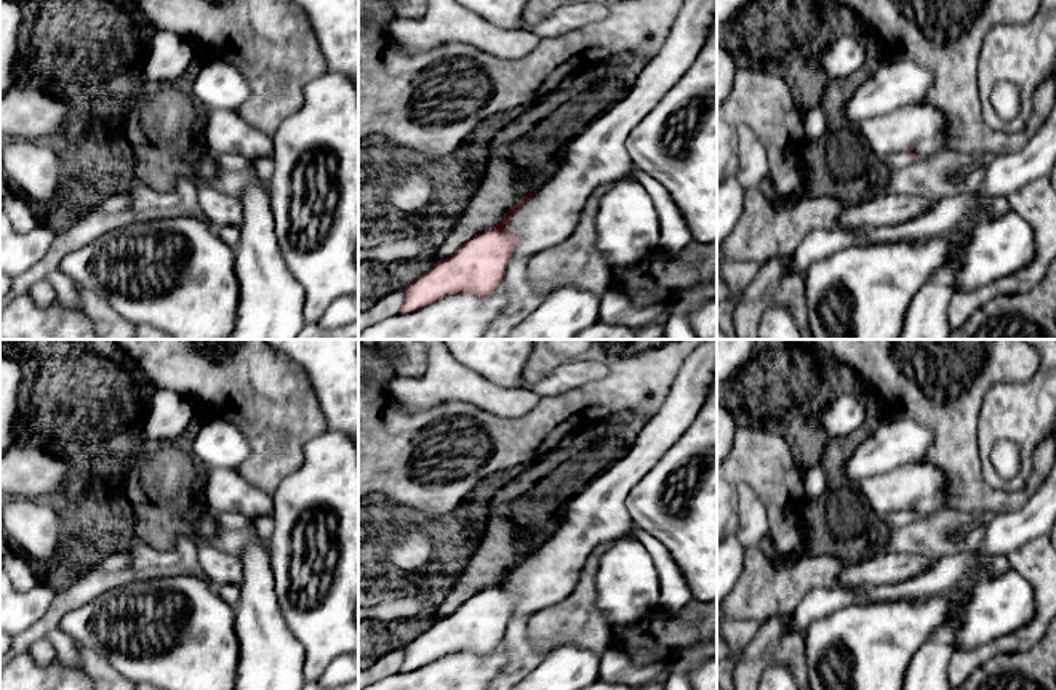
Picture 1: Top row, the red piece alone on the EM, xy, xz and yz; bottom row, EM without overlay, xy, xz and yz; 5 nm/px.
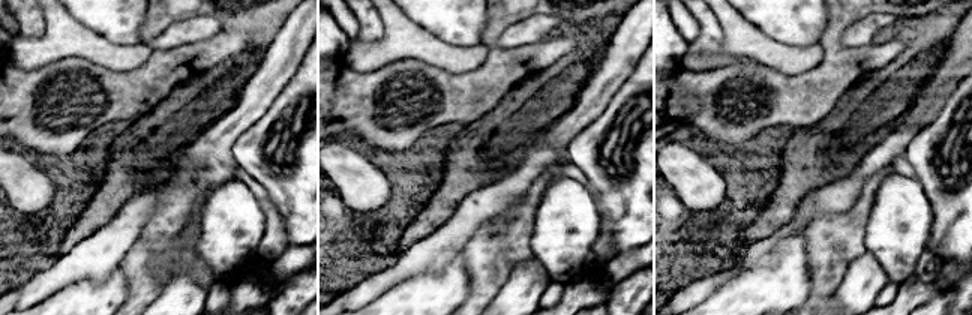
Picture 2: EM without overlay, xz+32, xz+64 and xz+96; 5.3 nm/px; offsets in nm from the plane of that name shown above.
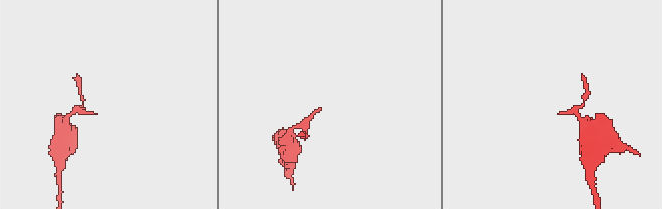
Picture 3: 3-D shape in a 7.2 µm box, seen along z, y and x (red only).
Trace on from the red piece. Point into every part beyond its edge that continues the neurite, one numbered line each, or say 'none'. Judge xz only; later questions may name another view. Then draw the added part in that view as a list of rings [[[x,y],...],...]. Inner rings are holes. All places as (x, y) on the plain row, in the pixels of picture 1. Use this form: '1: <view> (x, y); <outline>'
none

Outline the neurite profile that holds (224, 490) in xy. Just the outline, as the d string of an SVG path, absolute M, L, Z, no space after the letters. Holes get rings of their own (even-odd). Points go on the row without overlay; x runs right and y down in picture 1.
M208 469L202 479L203 506L213 514L230 511L256 520L272 511L272 496L250 485L237 471Z

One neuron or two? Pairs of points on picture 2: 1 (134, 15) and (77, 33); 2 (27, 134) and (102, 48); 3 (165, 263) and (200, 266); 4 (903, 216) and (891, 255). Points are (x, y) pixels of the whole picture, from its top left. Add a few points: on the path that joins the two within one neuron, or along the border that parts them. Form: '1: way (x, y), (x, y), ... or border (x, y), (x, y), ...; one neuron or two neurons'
1: border (71, 15), (123, 45); two neurons
2: border (56, 60), (87, 59), (125, 72); two neurons
3: way (174, 263), (191, 263); one neuron
4: way (899, 225), (897, 246); one neuron

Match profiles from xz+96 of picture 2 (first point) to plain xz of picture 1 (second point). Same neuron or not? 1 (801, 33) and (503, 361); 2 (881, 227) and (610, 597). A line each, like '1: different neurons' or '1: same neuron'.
1: same neuron
2: same neuron

